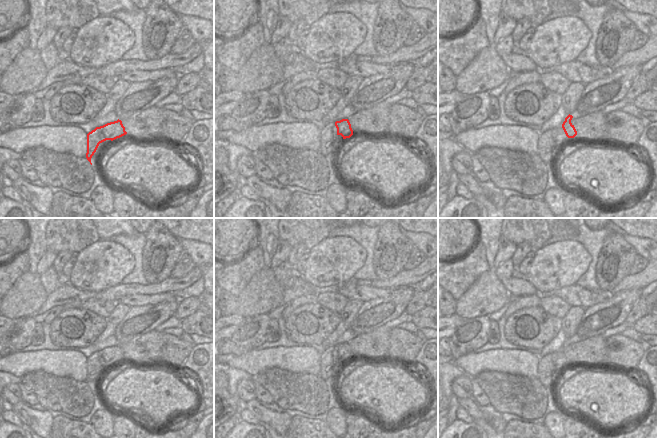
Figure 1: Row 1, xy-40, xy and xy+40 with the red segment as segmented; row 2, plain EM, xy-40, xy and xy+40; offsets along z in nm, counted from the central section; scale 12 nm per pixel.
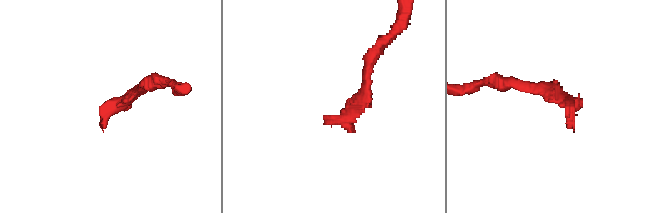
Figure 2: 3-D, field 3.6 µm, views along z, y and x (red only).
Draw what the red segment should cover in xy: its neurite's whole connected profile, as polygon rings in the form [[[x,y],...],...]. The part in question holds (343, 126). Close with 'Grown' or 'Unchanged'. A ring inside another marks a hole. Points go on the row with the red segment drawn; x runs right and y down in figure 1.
[[[348,119],[328,123],[325,127],[321,128],[319,153],[330,156],[344,139],[350,138],[352,135],[353,130]]]. Grown

